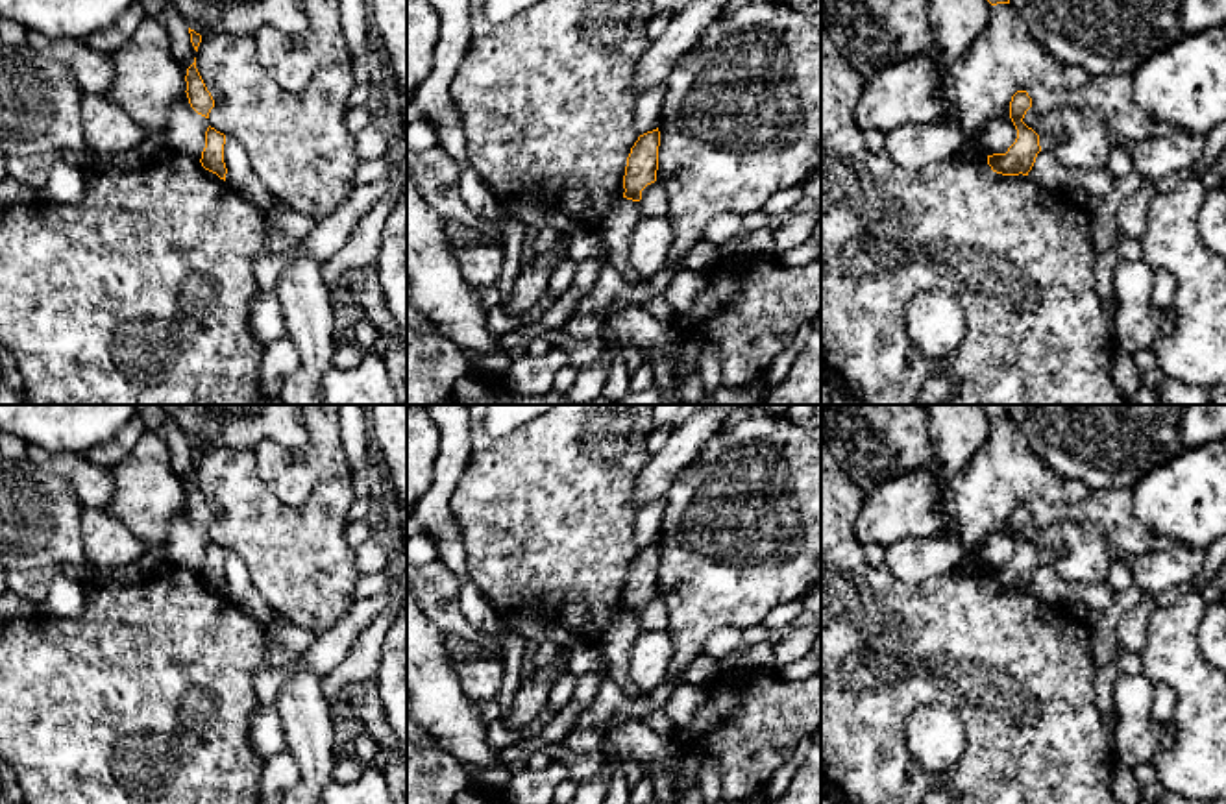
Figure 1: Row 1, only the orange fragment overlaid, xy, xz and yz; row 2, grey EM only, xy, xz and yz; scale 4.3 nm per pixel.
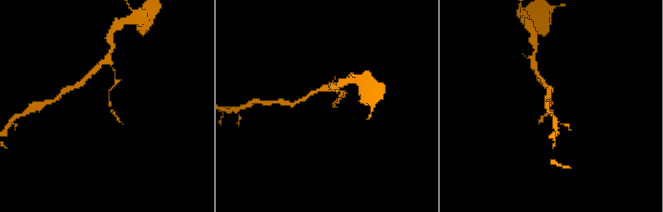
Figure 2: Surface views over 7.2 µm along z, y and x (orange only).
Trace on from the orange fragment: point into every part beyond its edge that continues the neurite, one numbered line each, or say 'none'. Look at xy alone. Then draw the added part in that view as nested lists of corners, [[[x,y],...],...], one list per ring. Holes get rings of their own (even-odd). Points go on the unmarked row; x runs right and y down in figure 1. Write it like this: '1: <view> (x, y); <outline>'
none

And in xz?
none

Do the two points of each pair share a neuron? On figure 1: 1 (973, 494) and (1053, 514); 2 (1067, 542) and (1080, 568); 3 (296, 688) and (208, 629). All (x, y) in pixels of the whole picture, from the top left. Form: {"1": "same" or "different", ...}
{"1": "same", "2": "same", "3": "different"}

